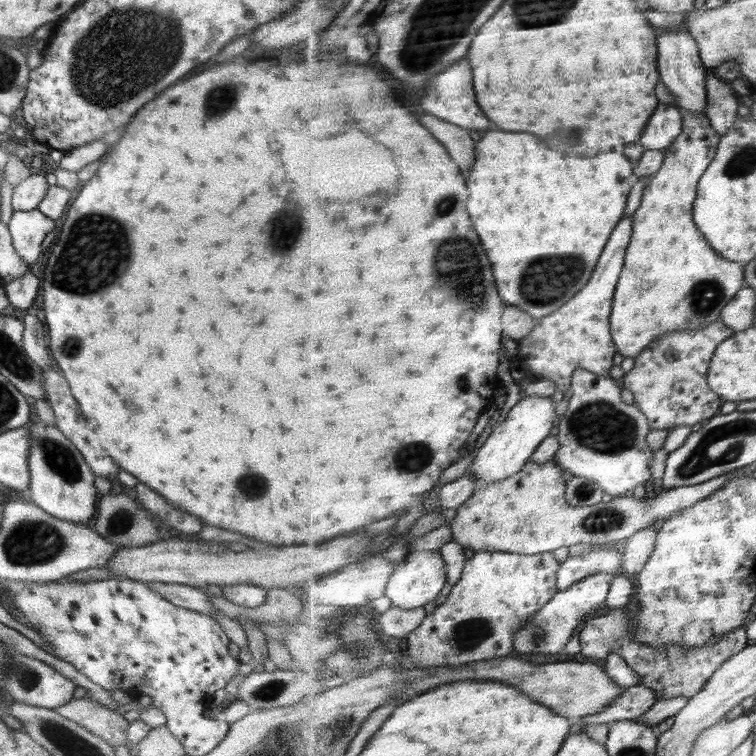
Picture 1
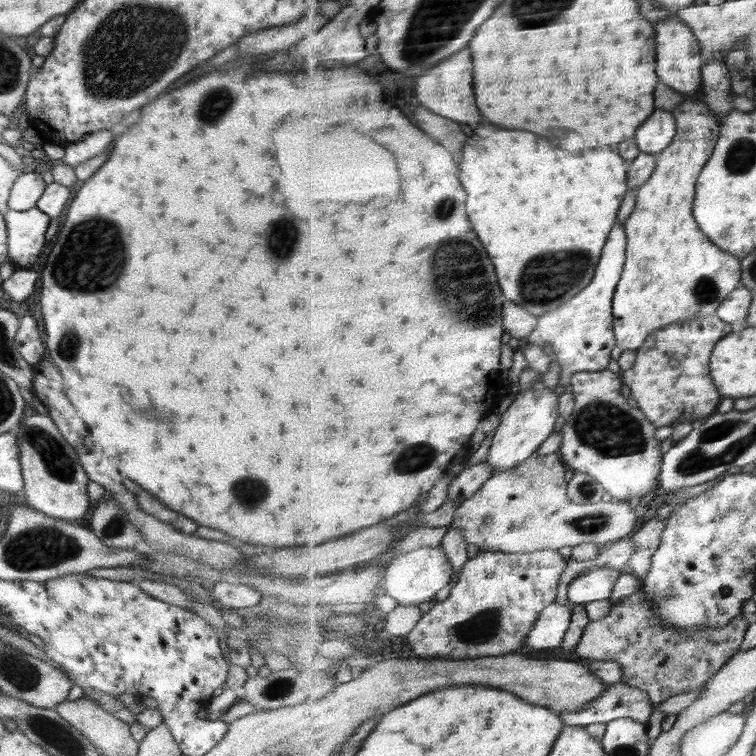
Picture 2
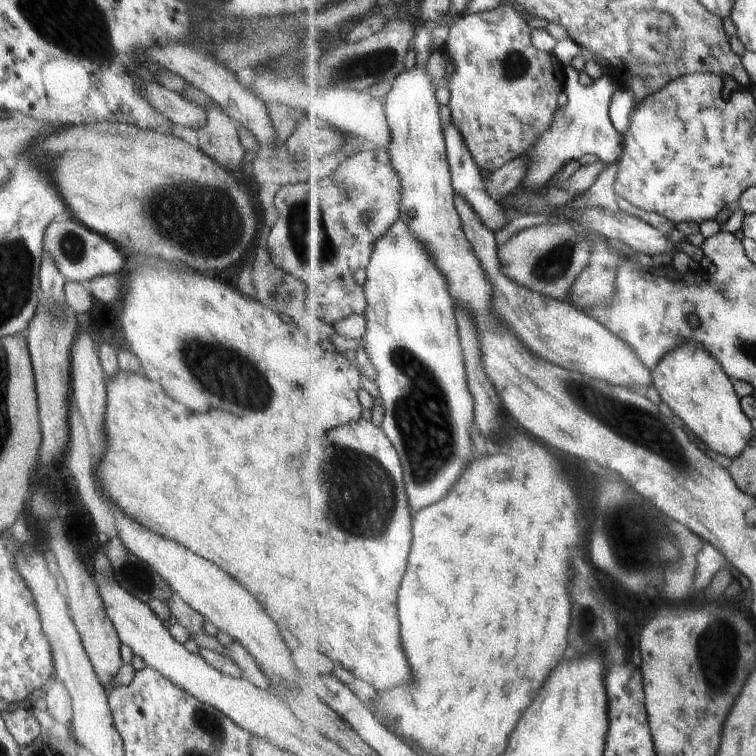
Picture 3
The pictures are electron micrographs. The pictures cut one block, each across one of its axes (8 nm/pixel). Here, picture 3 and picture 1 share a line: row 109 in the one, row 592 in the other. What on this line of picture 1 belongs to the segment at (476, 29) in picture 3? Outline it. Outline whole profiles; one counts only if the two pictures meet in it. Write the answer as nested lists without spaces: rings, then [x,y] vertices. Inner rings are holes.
[[[480,551],[469,560],[460,583],[446,603],[428,615],[420,628],[409,633],[409,652],[418,668],[458,667],[488,659],[503,659],[515,653],[516,632],[522,630],[559,593],[559,570],[563,564],[554,551],[540,554]]]

